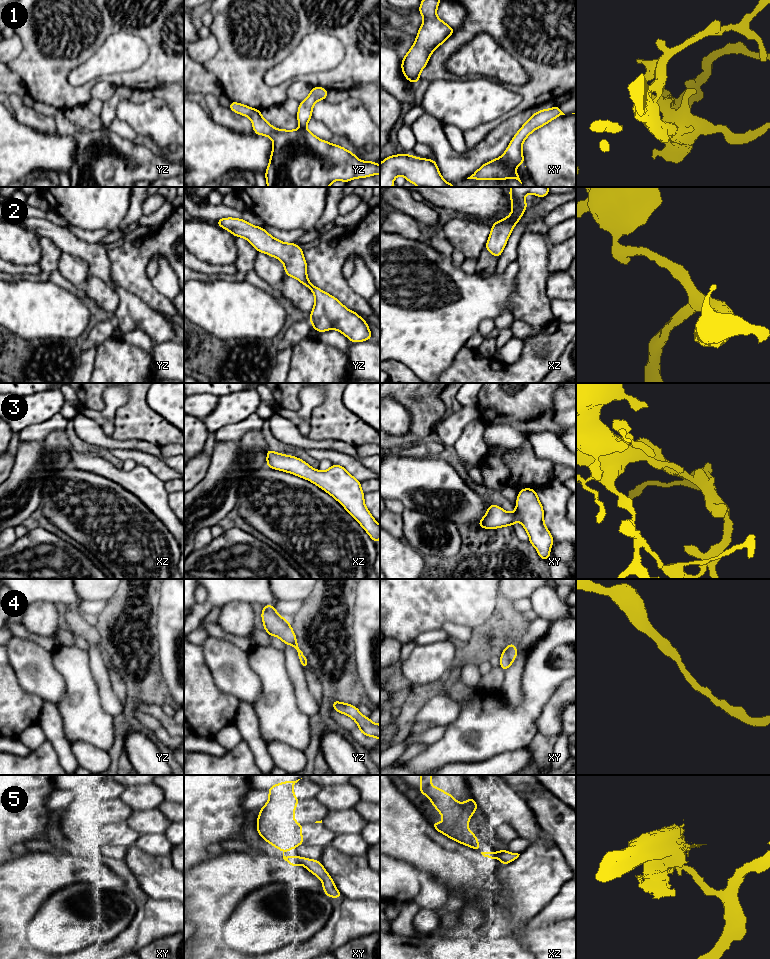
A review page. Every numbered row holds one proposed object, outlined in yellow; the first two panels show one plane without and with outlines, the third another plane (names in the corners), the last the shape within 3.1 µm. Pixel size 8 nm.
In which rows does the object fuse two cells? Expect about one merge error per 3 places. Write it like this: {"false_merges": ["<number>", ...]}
{"false_merges": ["5"]}

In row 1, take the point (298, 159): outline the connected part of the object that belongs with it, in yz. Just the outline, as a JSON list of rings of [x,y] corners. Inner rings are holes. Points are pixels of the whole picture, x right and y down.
[[[312,87],[307,98],[299,103],[297,120],[300,128],[297,130],[275,129],[262,115],[261,110],[253,109],[244,104],[234,101],[230,102],[229,109],[242,116],[247,116],[251,119],[254,133],[257,135],[268,136],[273,141],[273,148],[270,156],[270,161],[265,172],[267,187],[329,187],[333,181],[340,180],[348,182],[356,178],[366,178],[369,176],[380,174],[380,165],[378,163],[367,160],[363,162],[359,160],[353,152],[349,152],[344,147],[332,144],[316,137],[313,133],[307,130],[307,123],[312,118],[312,109],[314,104],[319,100],[325,100],[328,95],[328,90],[323,87]]]

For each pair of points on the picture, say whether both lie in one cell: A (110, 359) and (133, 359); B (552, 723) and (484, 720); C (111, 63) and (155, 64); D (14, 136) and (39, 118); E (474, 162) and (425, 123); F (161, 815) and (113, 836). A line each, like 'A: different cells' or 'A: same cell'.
A: same cell
B: different cells
C: different cells
D: different cells
E: same cell
F: same cell

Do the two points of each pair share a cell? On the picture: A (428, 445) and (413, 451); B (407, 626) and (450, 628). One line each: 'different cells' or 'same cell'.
A: same cell
B: different cells

